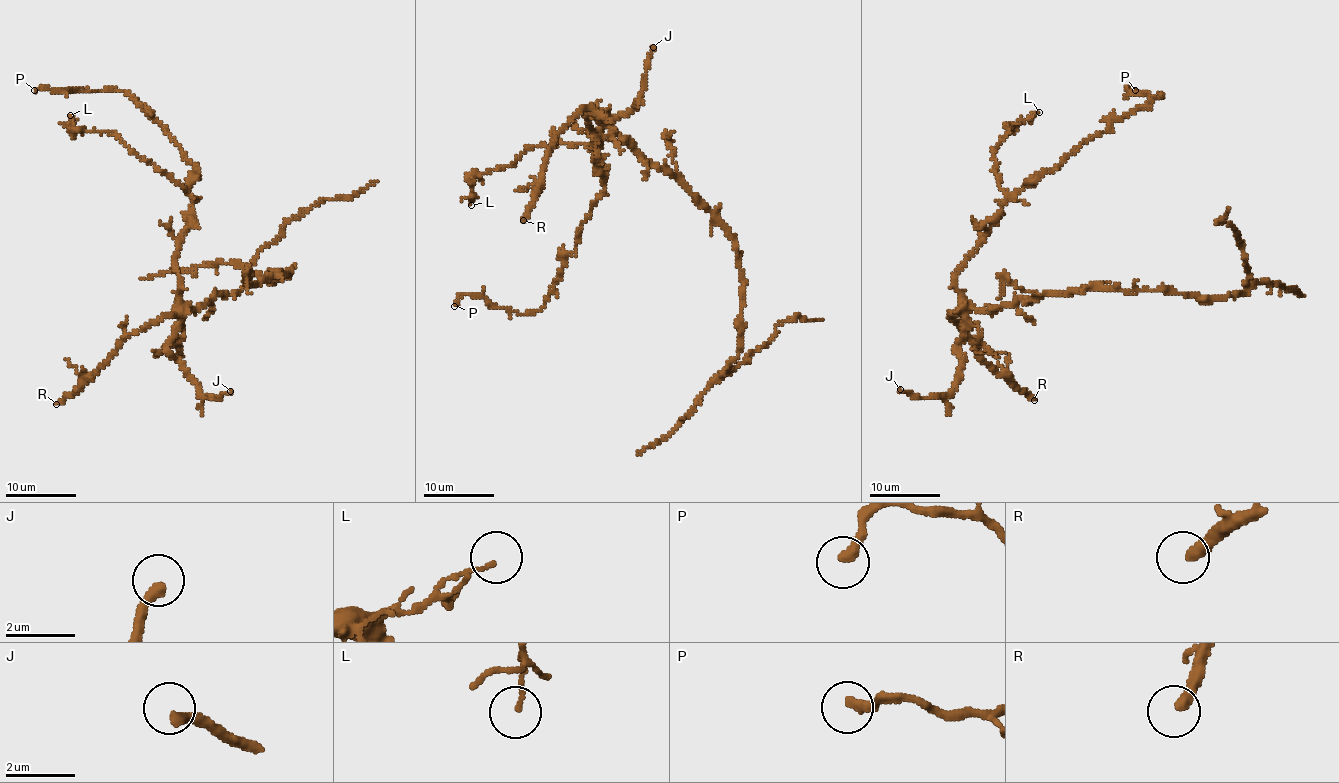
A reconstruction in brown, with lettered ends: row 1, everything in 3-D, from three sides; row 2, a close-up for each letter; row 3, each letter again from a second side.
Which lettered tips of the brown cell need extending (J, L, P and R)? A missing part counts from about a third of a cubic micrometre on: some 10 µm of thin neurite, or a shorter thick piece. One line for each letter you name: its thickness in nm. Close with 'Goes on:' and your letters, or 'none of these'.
R: calibre 340 nm
Goes on: R

